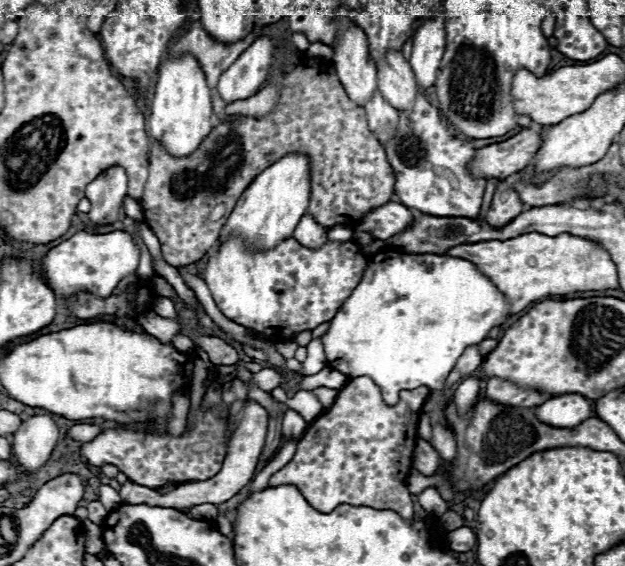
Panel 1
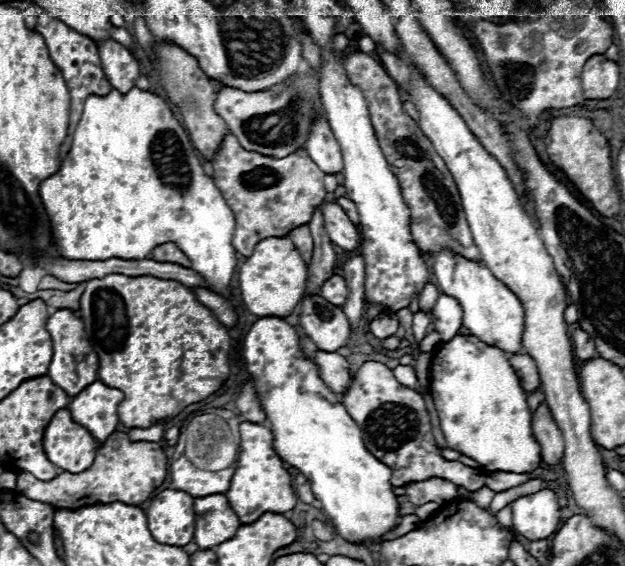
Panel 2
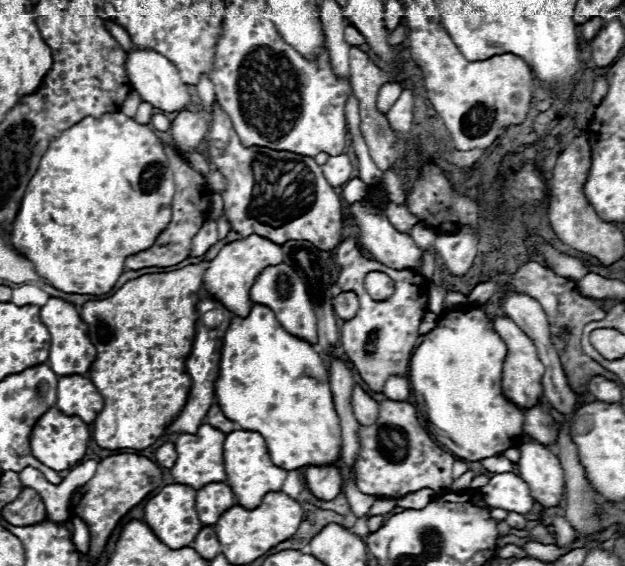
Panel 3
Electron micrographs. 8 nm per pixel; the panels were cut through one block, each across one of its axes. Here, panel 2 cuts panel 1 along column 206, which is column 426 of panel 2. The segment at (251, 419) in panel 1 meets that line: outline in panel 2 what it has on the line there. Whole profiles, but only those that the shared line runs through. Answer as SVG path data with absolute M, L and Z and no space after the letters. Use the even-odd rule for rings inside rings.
M428 478L422 482L412 482L406 486L406 496L412 504L422 506L428 502L444 504L458 498L458 486L444 478Z

